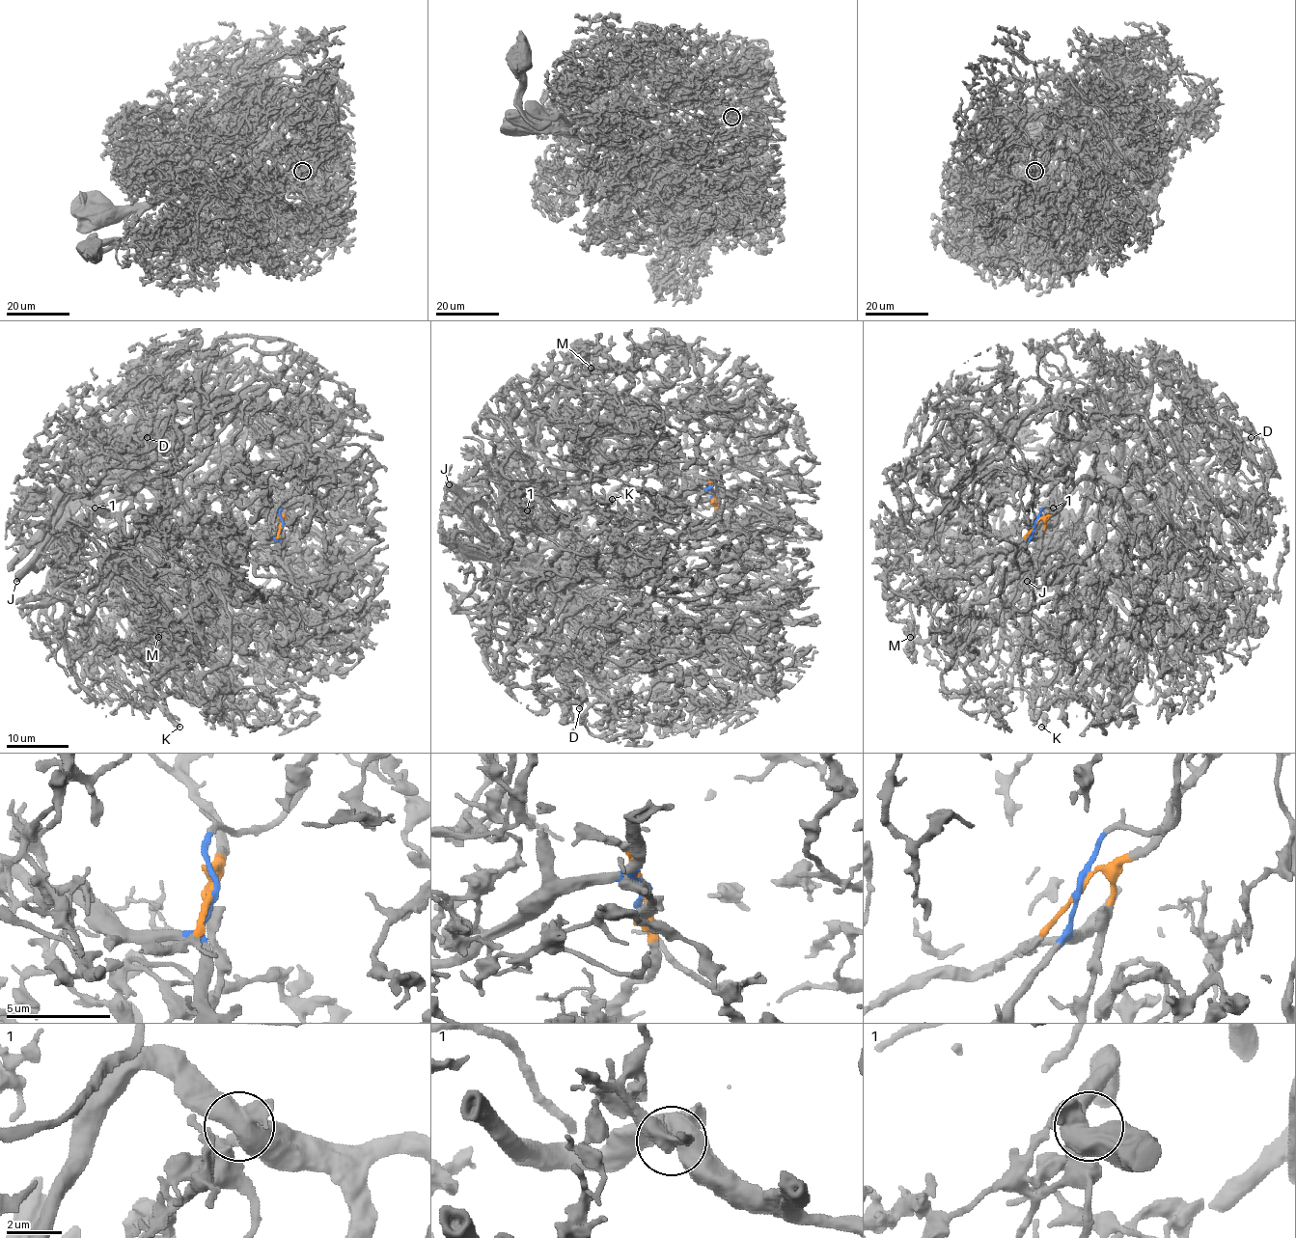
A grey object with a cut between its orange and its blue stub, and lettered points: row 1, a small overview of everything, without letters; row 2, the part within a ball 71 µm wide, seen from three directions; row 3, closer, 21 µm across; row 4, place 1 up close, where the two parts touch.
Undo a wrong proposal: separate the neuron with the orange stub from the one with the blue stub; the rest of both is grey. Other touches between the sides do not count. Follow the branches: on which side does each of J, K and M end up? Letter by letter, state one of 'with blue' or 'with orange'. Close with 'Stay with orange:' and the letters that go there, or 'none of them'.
J: with orange
K: with orange
M: with orange
Stay with orange: J, K, M

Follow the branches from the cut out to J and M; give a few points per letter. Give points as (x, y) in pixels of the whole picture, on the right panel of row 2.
J: (1034, 524), (1083, 479), (1093, 483), (1075, 525), (1070, 513), (1052, 507), (1055, 494), (1040, 567), (1027, 582)
M: (1034, 524), (1083, 479), (1093, 483), (1082, 519), (1072, 513), (1025, 569), (944, 563), (911, 599), (910, 636)

